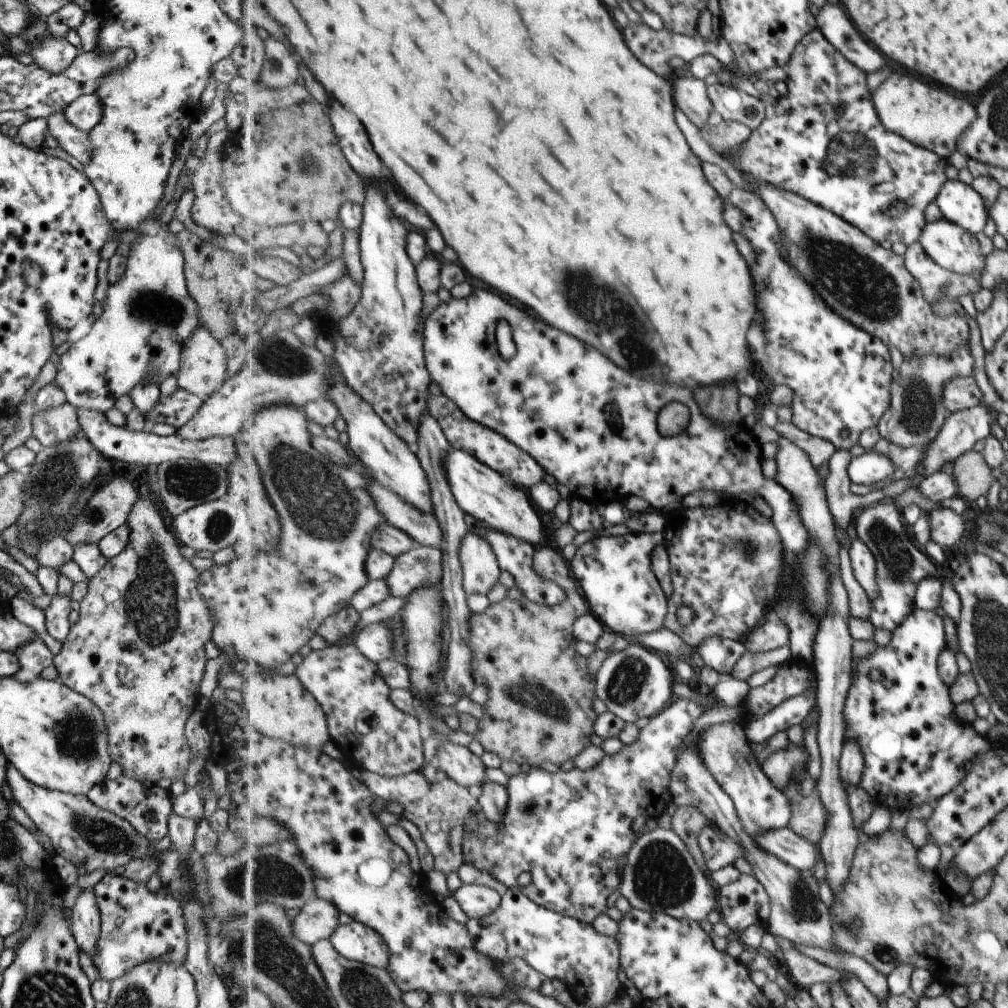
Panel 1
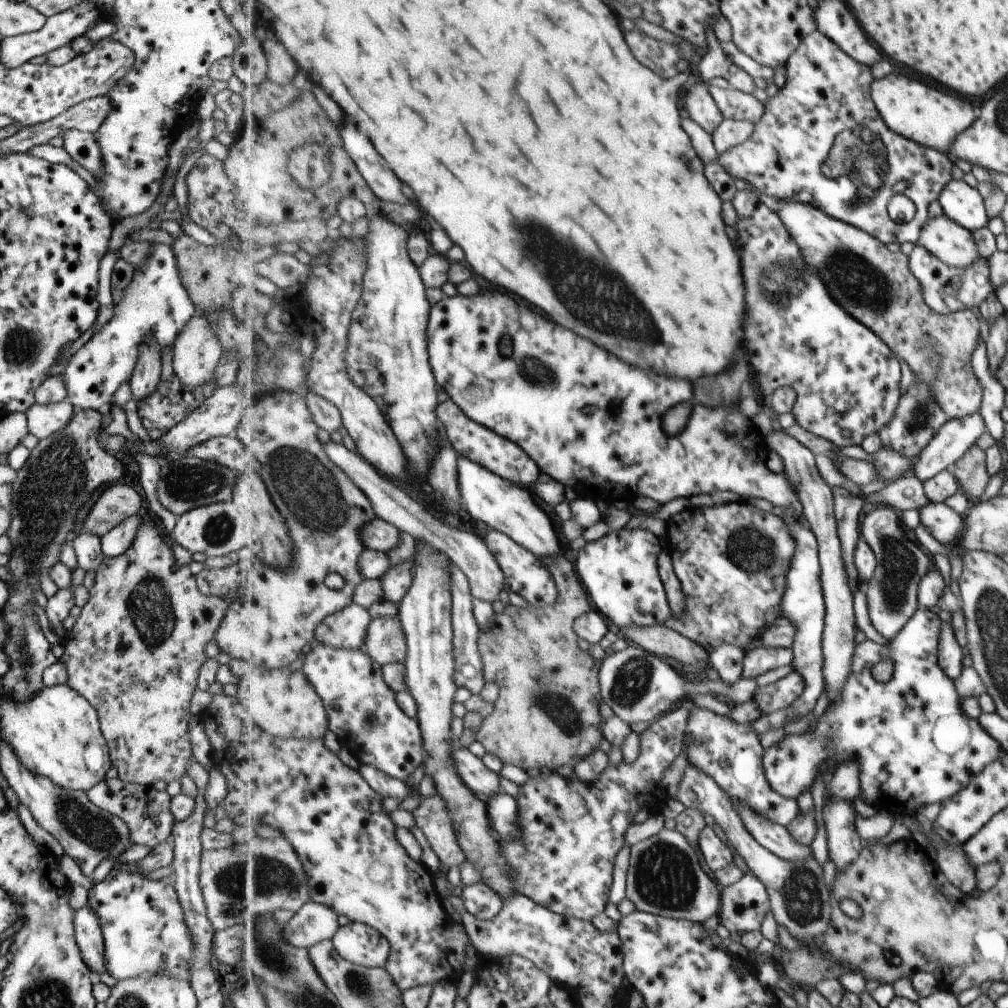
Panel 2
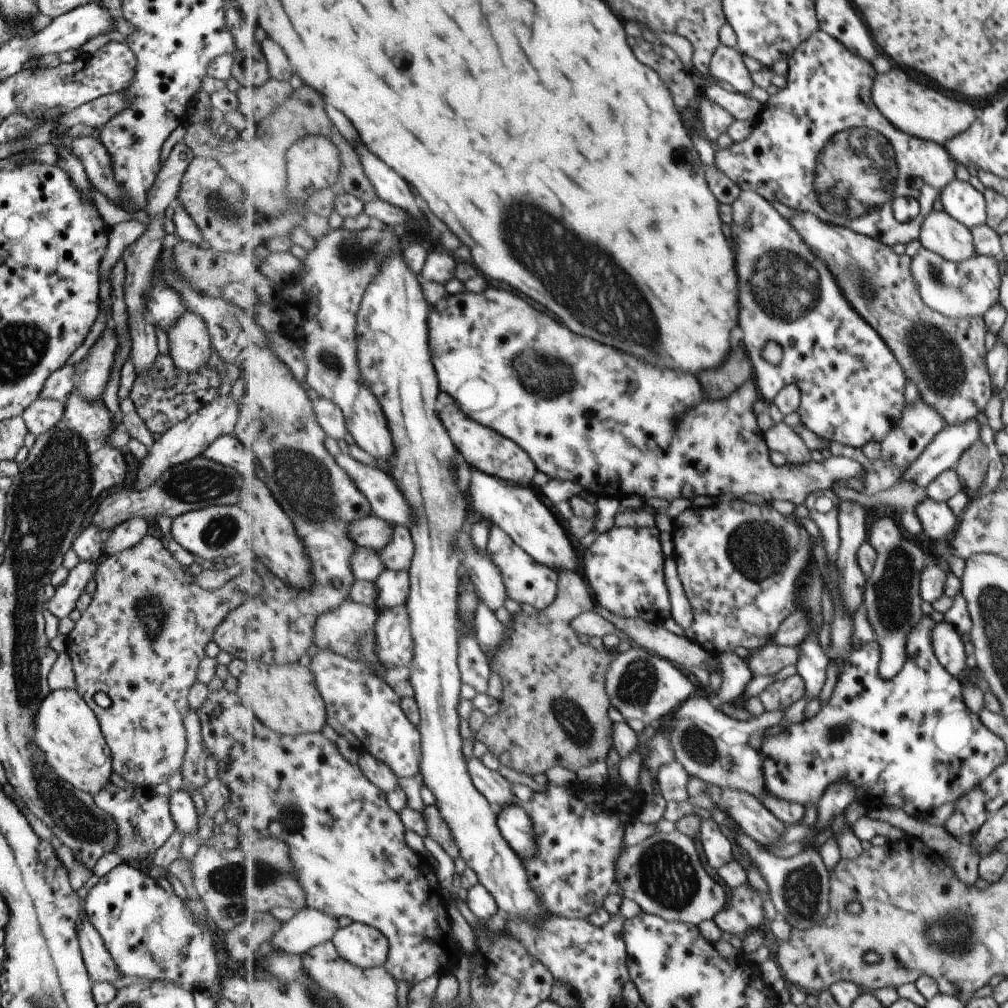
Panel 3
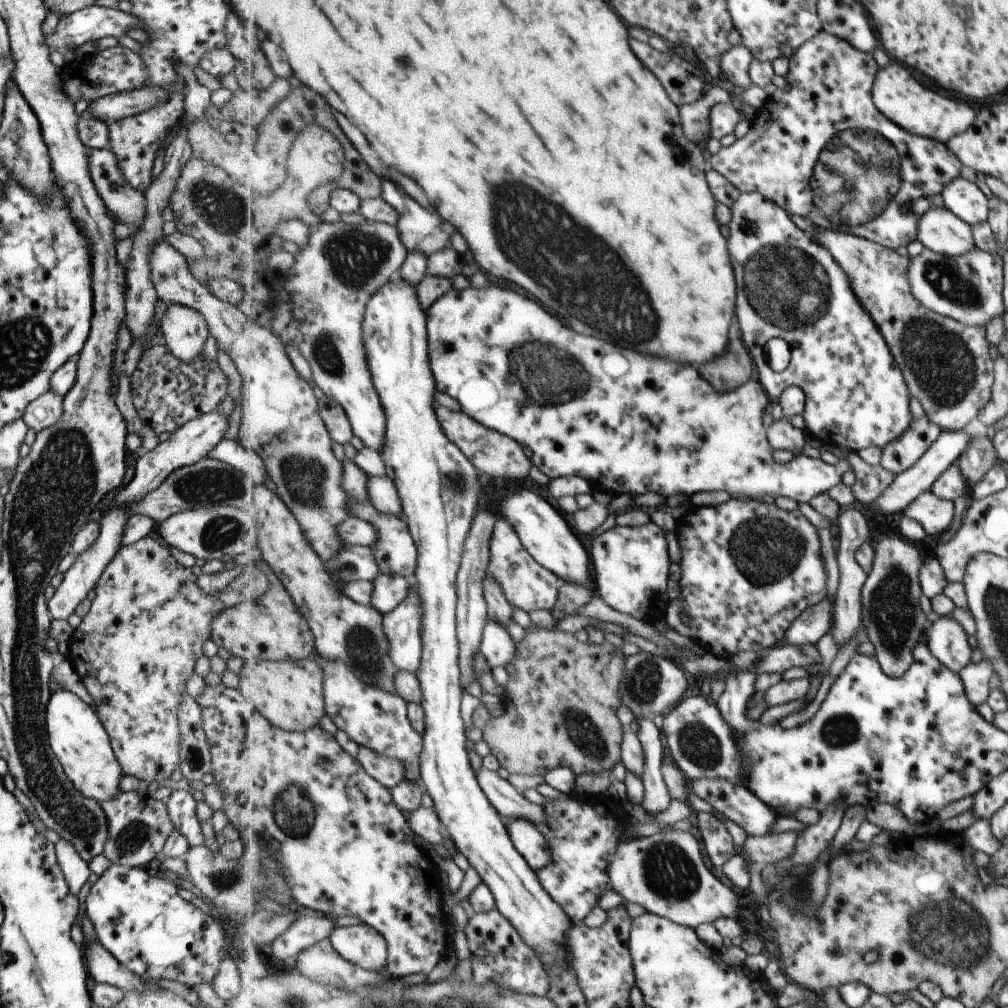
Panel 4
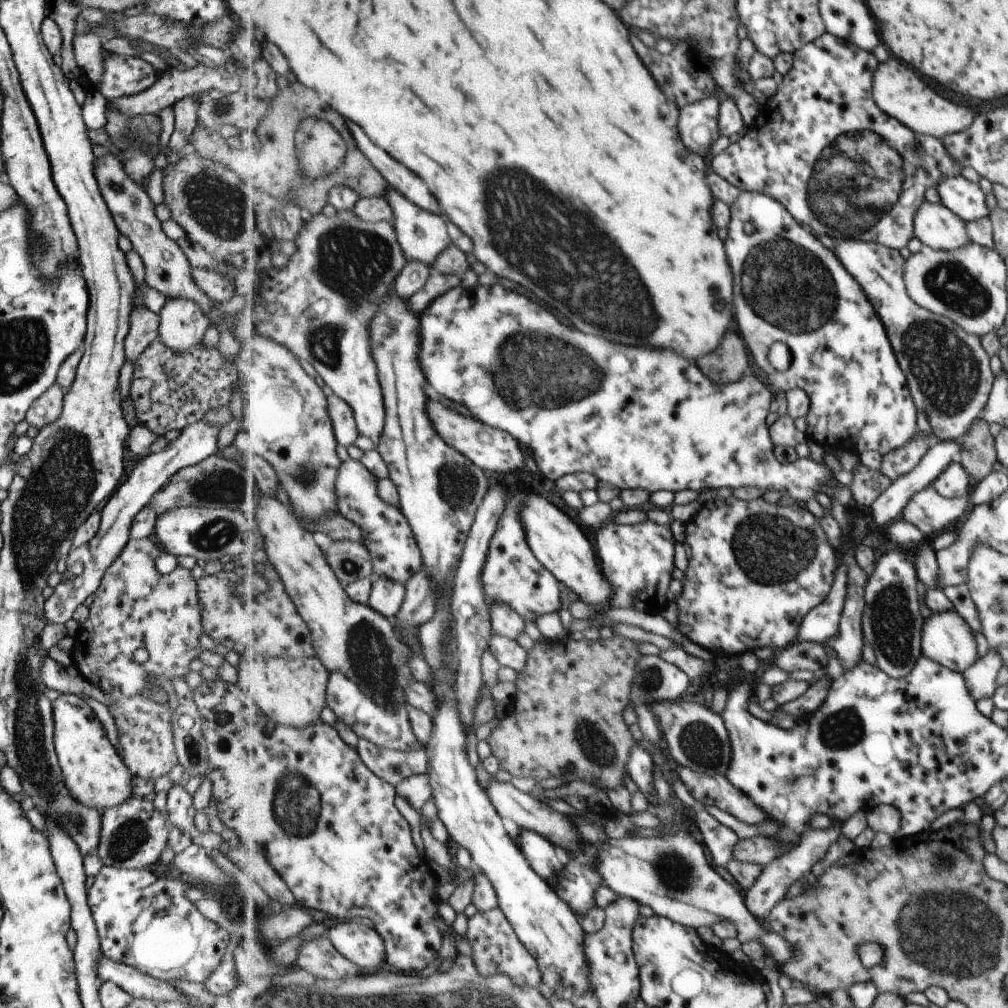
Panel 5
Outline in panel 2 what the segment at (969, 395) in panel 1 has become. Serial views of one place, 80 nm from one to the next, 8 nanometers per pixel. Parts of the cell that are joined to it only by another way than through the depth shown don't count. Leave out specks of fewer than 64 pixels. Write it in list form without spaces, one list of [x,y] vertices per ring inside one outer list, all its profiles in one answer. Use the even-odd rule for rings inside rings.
[[[778,201],[778,213],[785,226],[788,226],[795,246],[805,250],[809,264],[815,264],[819,268],[833,298],[892,347],[898,358],[908,364],[915,380],[926,383],[945,416],[960,419],[970,414],[981,414],[981,406],[985,406],[985,382],[981,382],[981,374],[973,370],[973,354],[977,354],[977,346],[981,346],[981,318],[977,318],[977,314],[973,314],[971,309],[942,315],[930,308],[924,302],[920,283],[911,273],[909,257],[903,251],[891,252],[884,242],[872,234],[833,218],[813,205]]]

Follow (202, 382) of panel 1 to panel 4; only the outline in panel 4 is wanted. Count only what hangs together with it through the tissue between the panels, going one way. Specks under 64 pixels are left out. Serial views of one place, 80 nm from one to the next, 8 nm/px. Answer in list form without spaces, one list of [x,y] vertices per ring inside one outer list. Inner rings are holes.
[[[170,304],[158,324],[164,346],[184,363],[201,355],[205,337],[208,335],[205,319],[191,307]]]

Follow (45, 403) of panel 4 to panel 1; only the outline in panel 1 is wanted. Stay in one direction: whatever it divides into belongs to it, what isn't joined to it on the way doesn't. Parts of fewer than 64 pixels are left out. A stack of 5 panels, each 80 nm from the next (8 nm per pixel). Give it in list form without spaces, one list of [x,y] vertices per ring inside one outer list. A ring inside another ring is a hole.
[[[65,402],[47,410],[34,411],[31,415],[31,436],[43,447],[67,441],[79,432],[77,410]]]

